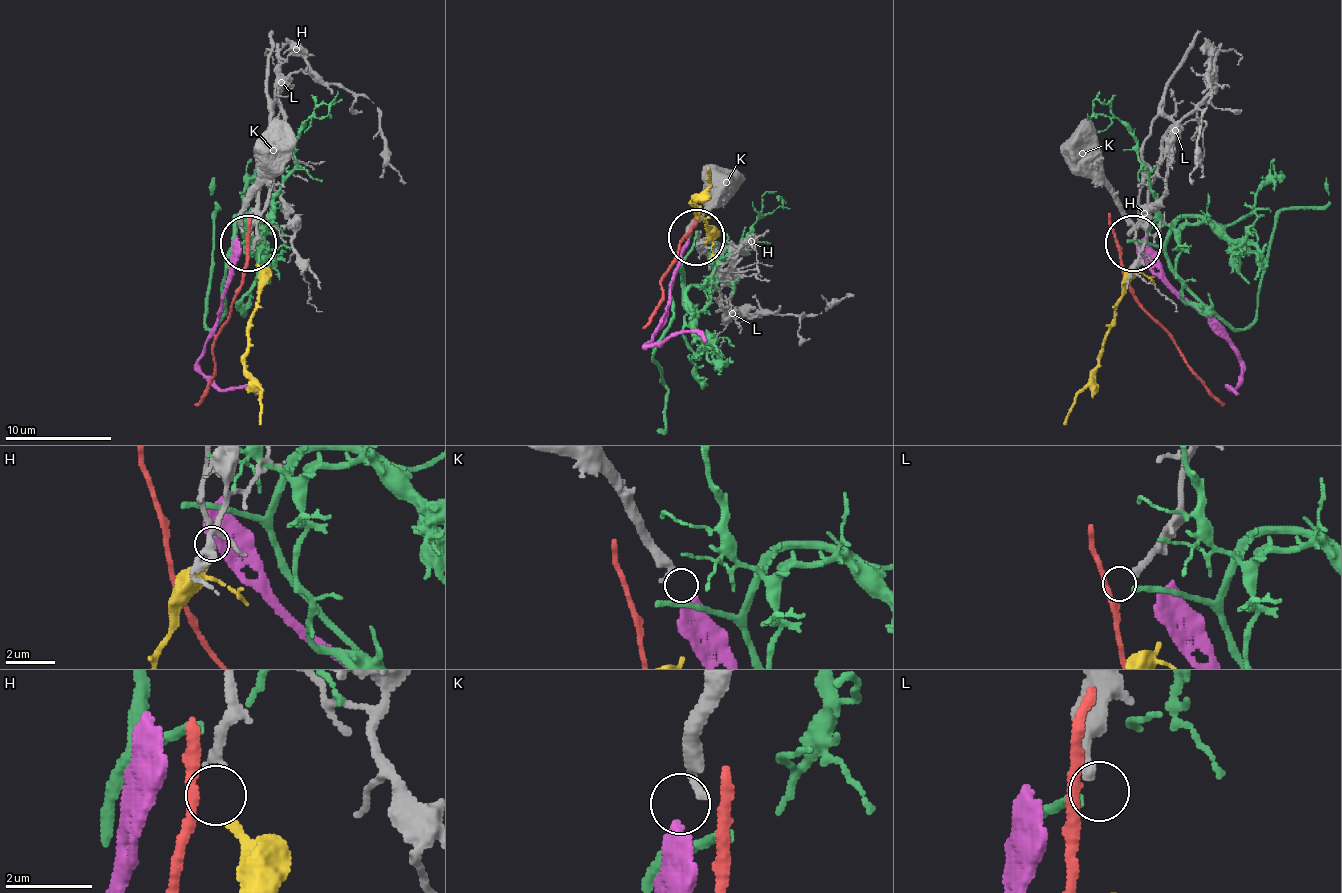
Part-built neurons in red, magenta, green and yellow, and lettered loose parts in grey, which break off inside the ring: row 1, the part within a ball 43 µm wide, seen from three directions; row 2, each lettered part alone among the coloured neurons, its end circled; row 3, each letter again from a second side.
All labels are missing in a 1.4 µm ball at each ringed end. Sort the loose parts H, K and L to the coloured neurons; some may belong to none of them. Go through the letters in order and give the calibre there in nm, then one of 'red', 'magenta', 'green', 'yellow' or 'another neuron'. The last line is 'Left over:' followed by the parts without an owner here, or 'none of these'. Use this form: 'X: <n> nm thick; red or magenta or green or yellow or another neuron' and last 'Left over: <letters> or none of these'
H: 220 nm thick; yellow
K: 400 nm thick; magenta
L: 260 nm thick; another neuron
Left over: L

